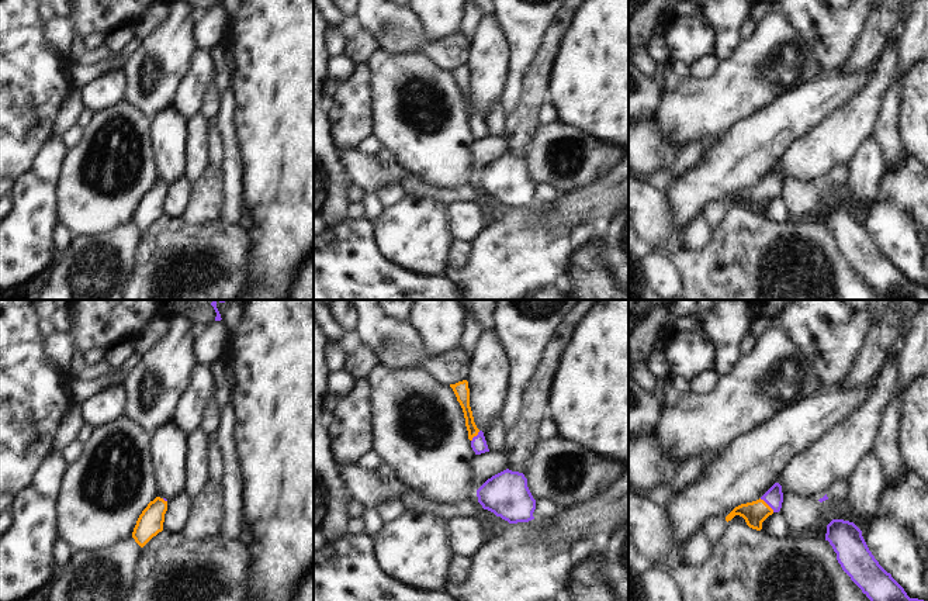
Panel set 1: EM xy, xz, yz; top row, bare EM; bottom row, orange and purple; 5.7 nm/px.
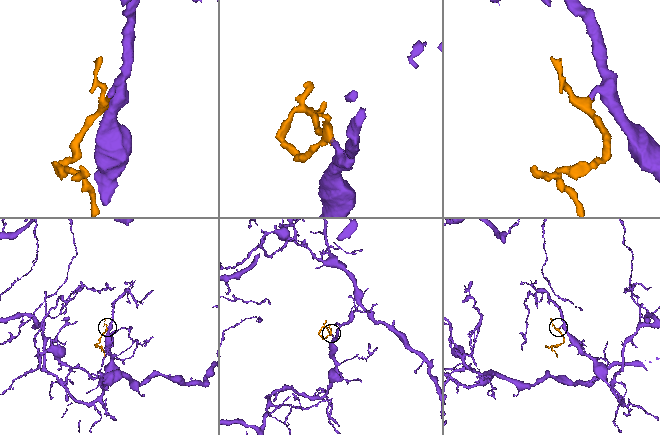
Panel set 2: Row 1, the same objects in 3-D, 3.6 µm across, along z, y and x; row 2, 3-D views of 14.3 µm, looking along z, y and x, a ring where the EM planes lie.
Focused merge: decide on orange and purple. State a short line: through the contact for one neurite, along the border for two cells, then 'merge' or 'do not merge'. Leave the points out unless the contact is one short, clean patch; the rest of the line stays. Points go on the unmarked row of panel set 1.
line yz (755, 197), (767, 189), (774, 182); merge

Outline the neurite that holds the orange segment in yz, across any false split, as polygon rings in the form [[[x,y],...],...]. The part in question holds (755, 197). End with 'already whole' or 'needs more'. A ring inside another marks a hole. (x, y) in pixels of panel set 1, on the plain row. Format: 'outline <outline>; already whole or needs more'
outline [[[775,167],[759,184],[735,191],[726,201],[726,205],[728,207],[735,200],[740,200],[745,204],[749,213],[761,215],[762,207],[773,197],[779,197],[782,187],[782,170],[779,167]]]; needs more

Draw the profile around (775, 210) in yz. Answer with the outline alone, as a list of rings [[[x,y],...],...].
[[[773,197],[769,200],[763,207],[762,207],[762,214],[763,218],[771,220],[773,222],[789,222],[793,221],[783,198]]]

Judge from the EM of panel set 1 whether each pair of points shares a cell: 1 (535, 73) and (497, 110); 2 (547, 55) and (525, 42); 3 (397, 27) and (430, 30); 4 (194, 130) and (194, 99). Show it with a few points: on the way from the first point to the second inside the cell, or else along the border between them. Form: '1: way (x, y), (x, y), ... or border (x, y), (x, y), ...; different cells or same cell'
1: border (506, 117), (501, 134); different cells
2: border (554, 20), (549, 26), (533, 61), (522, 78); different cells
3: border (414, 14), (419, 20), (419, 34), (422, 37); different cells
4: border (198, 111), (187, 120); different cells

